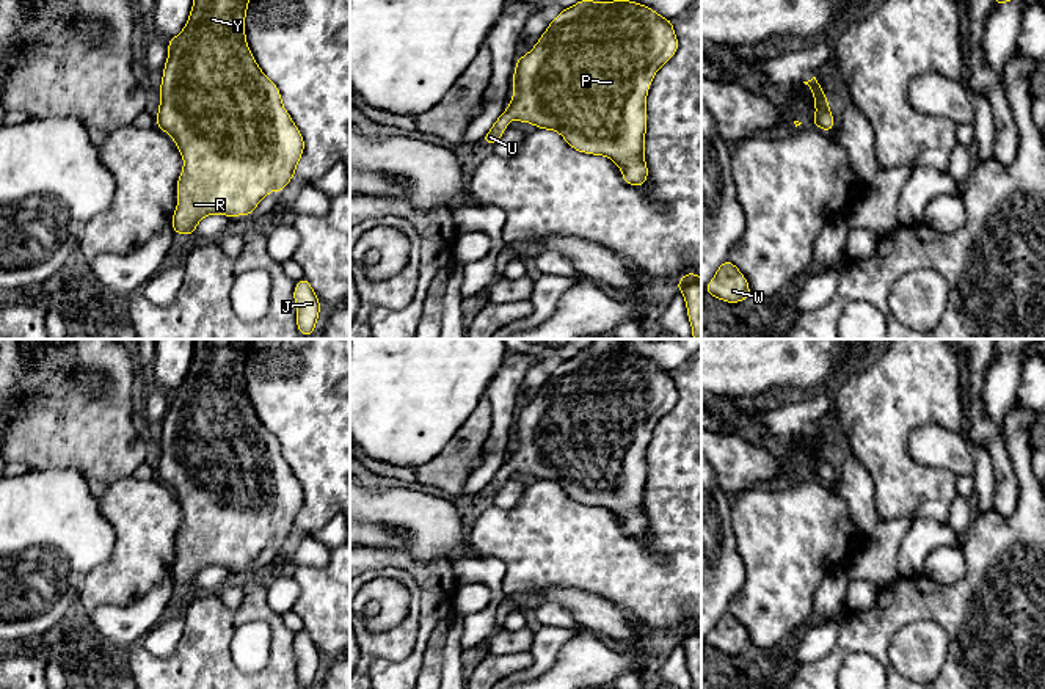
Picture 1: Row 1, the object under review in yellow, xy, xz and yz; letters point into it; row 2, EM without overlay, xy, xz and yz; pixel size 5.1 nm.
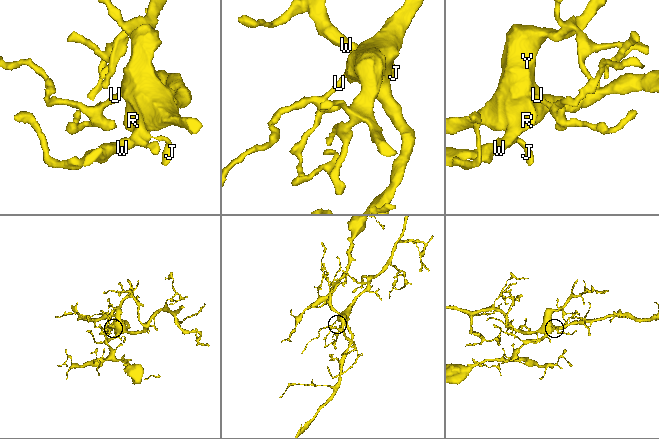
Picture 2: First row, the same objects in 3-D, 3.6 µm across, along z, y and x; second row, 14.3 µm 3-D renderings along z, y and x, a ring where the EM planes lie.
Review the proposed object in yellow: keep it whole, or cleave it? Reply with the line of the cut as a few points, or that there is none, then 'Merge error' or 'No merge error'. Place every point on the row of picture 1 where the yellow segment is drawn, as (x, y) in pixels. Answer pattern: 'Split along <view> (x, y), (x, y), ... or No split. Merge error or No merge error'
No split. No merge error

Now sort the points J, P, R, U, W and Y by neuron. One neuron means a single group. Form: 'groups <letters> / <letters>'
groups J P R U W Y

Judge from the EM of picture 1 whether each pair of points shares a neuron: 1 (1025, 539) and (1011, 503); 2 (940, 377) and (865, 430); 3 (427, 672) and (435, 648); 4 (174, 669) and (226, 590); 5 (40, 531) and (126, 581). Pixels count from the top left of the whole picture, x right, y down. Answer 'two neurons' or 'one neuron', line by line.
1: two neurons
2: one neuron
3: one neuron
4: two neurons
5: two neurons

